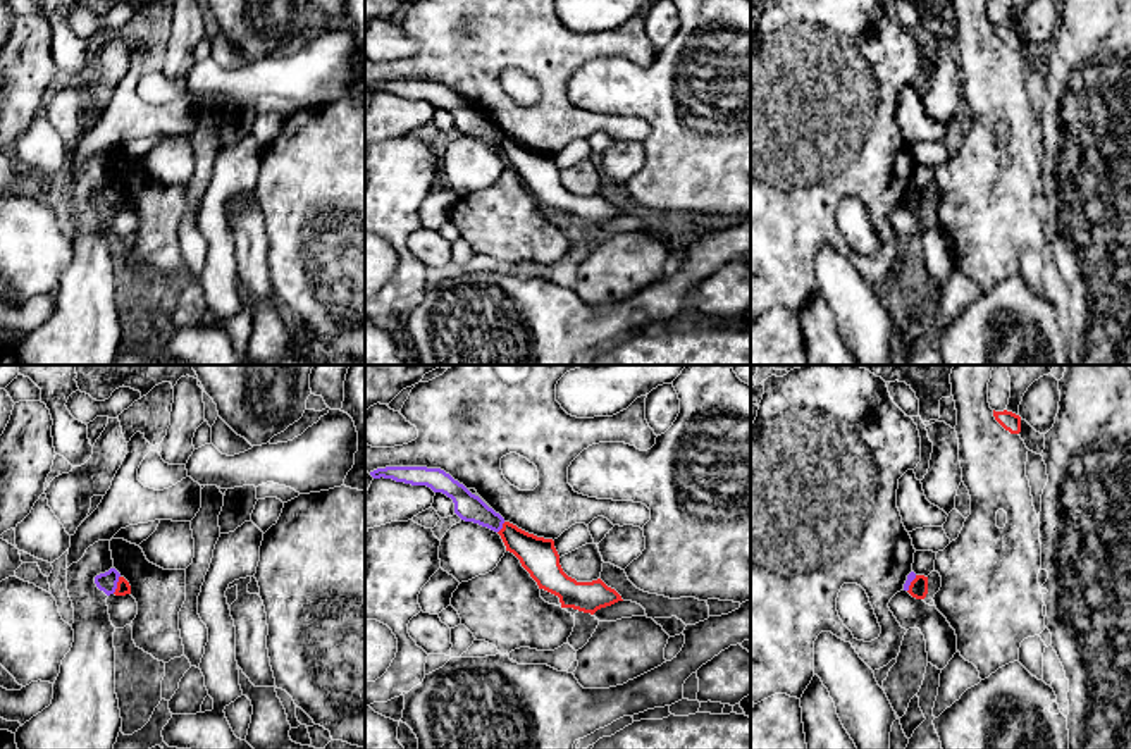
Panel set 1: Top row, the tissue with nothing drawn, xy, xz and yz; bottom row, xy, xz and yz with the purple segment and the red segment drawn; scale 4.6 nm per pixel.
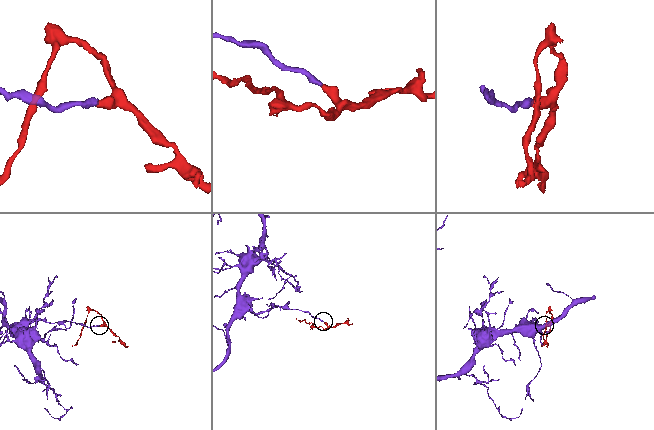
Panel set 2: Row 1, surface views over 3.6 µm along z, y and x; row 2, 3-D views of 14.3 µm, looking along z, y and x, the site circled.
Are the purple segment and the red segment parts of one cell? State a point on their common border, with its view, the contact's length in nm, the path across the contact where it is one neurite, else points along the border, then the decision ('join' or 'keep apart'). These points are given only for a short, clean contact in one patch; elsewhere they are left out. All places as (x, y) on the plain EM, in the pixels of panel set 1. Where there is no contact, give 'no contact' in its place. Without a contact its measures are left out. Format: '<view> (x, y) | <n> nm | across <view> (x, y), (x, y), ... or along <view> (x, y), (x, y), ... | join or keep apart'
xy (116, 198) | 90 nm | along xy (119, 190), (117, 202), (112, 207) | keep apart

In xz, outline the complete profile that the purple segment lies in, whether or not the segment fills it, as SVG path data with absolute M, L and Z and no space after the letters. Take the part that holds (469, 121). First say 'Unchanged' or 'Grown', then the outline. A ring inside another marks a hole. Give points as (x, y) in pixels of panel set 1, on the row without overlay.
Unchanged. M386 81L370 86L370 90L374 93L384 91L411 100L427 100L434 107L442 107L451 112L454 117L454 127L461 134L479 138L494 146L503 143L504 133L499 127L441 83Z

